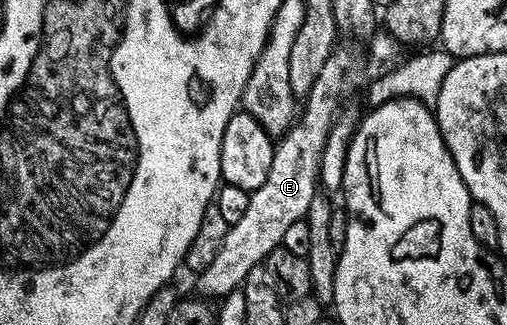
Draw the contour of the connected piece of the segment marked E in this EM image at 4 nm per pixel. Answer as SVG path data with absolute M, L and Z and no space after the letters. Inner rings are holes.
M377 32L368 42L370 49L367 53L356 47L338 45L326 59L326 64L322 65L313 88L304 97L303 111L301 108L297 121L273 148L270 171L265 181L258 190L250 193L250 204L245 216L229 226L214 261L197 274L196 287L201 296L221 299L239 290L255 272L254 267L257 268L270 252L281 246L288 226L307 216L310 202L318 193L321 153L329 129L341 108L340 99L392 71L401 58L401 44L388 32Z

